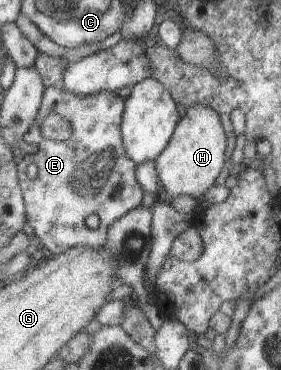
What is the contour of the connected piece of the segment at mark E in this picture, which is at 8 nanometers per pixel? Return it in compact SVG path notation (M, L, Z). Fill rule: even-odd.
M65 86L48 87L44 103L33 123L32 129L24 136L31 146L37 146L37 152L29 153L20 163L20 179L24 190L30 224L35 230L37 242L42 242L54 256L61 256L68 250L78 246L102 249L108 242L108 230L130 210L141 205L144 187L136 177L136 162L131 158L124 146L121 130L124 116L124 98L117 93L101 91L95 94L78 95L67 90ZM53 113L65 115L74 124L74 135L66 141L48 139L43 134L43 123ZM97 214L100 224L91 229L85 218Z

